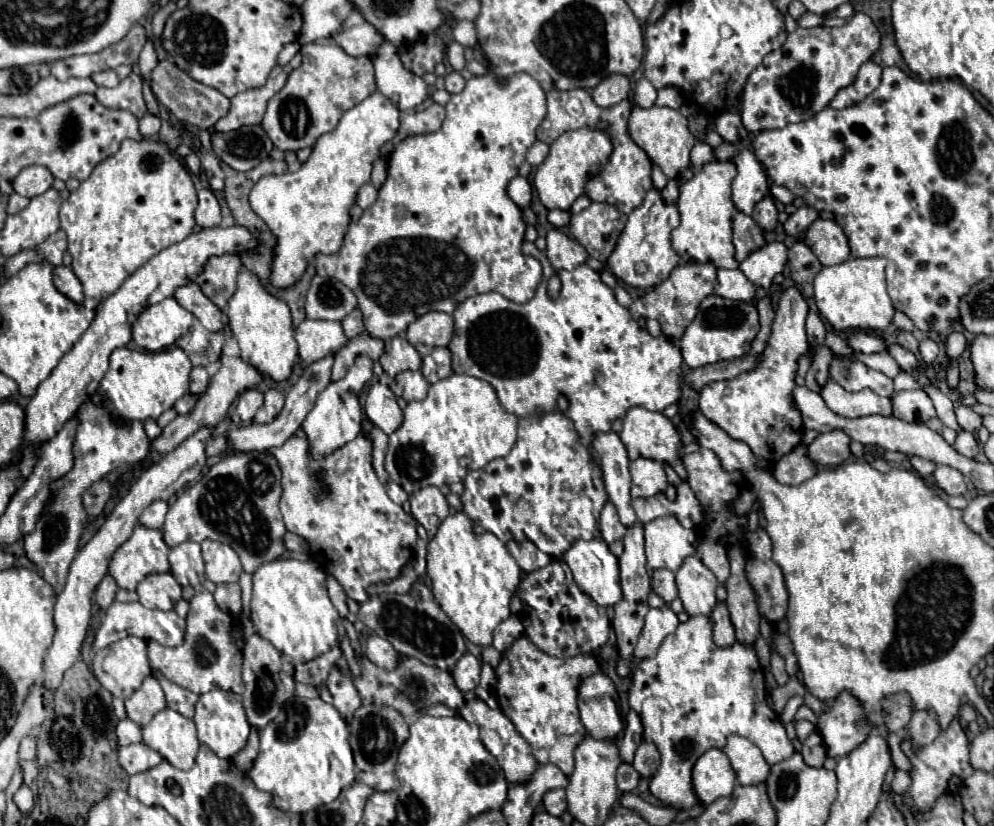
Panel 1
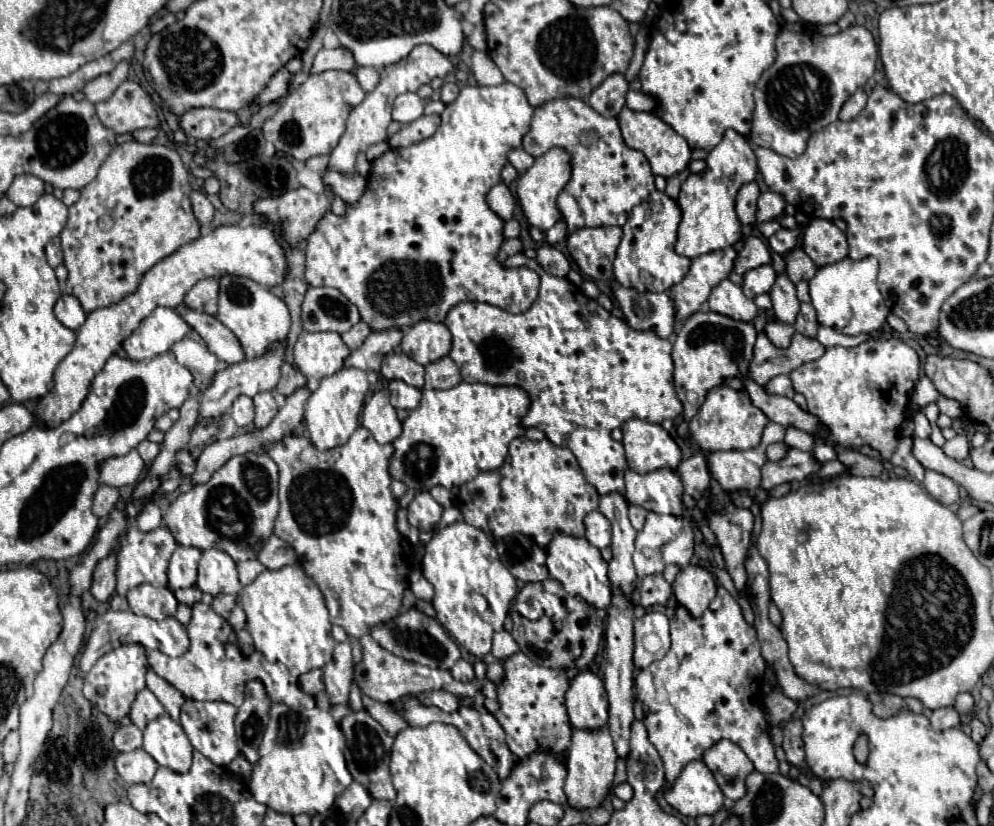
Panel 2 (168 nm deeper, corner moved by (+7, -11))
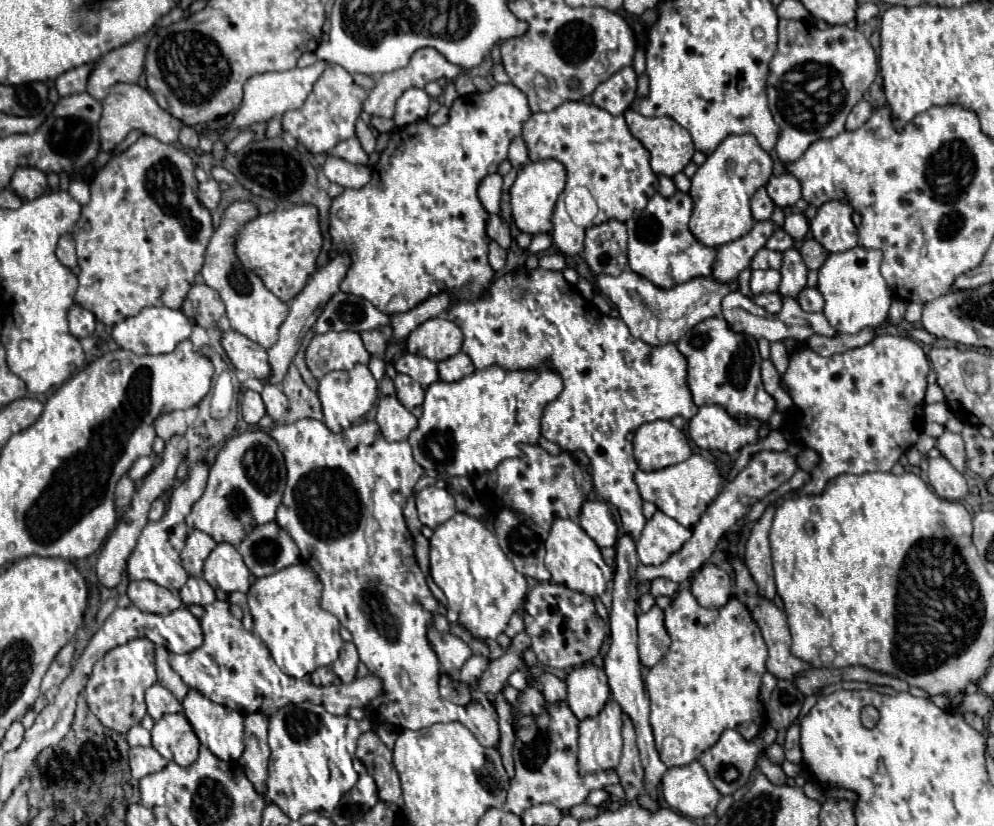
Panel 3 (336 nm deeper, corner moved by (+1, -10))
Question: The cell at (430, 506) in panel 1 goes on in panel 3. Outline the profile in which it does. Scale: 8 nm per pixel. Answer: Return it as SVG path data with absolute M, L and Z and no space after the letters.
M426 486L424 490L418 492L416 506L418 506L420 522L430 528L436 528L438 524L446 522L450 516L456 514L454 496L446 488Z

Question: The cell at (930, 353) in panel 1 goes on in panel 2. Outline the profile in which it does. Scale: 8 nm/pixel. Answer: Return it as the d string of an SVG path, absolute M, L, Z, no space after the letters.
M892 337L886 341L880 341L880 339L864 341L856 347L828 347L820 359L794 369L790 373L790 379L794 383L794 389L806 397L808 411L818 415L820 421L830 429L830 435L824 439L824 443L838 443L836 447L838 459L848 467L846 473L876 477L882 473L884 463L860 455L858 447L870 445L878 449L884 459L888 459L894 453L900 439L900 423L906 415L904 411L908 405L908 391L916 385L920 377L920 369L922 369L922 361L918 353L904 341Z

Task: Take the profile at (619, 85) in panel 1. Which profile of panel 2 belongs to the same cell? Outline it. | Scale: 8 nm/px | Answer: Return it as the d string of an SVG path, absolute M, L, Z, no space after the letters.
M610 75L600 87L596 87L588 99L590 107L604 117L616 117L624 107L628 83L624 75Z

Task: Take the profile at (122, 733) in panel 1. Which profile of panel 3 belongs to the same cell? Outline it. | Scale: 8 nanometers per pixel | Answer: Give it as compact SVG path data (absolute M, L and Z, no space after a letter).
M140 724L130 728L126 738L128 738L130 746L150 746L150 732L146 728L142 728Z

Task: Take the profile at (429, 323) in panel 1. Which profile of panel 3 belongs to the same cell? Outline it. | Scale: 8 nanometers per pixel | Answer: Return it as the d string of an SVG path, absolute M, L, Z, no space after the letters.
M436 316L420 324L406 342L406 350L410 354L424 356L432 362L446 360L458 354L462 348L462 332L460 328L446 320L444 316Z

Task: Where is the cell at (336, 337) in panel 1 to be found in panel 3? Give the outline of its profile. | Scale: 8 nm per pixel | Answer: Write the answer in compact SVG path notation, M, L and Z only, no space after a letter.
M326 332L326 334L316 334L306 350L306 364L310 372L320 380L324 374L332 370L350 370L356 364L368 364L370 354L362 344L362 338L358 332Z

